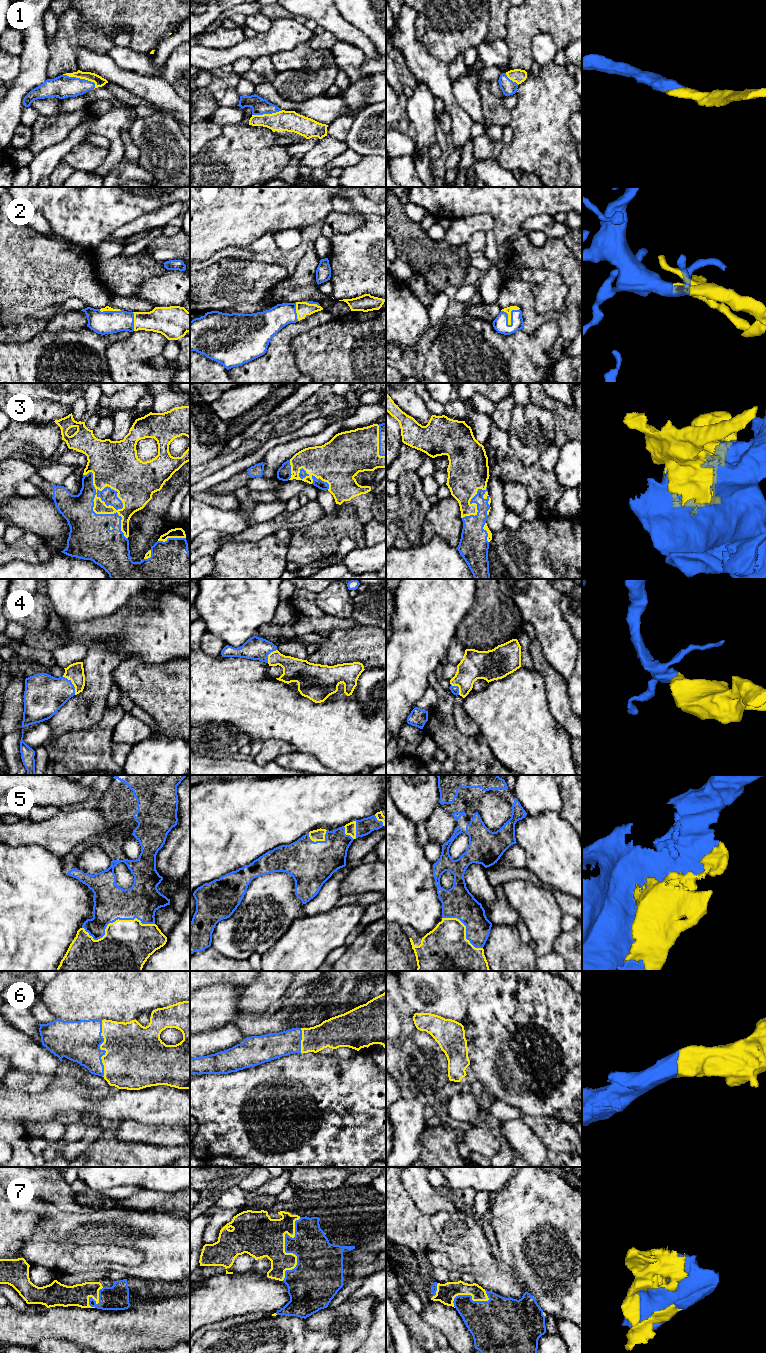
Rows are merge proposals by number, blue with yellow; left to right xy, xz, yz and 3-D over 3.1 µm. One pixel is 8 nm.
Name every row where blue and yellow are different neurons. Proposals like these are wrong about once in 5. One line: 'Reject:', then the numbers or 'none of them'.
Reject: none of them

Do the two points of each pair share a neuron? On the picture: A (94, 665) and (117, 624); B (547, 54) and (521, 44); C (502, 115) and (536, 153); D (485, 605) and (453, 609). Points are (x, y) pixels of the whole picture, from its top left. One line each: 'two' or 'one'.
A: two
B: two
C: two
D: two

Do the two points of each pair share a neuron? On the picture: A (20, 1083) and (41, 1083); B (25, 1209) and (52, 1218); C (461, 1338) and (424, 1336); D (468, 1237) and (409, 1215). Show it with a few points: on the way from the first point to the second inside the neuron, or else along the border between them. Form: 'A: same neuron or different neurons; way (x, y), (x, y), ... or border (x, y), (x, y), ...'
A: same neuron; way (25, 1083), (36, 1083)
B: same neuron; way (32, 1216), (42, 1216), (45, 1218)
C: different neurons; border (426, 1322), (435, 1326), (448, 1342)
D: different neurons; border (429, 1216), (433, 1230), (444, 1243)

